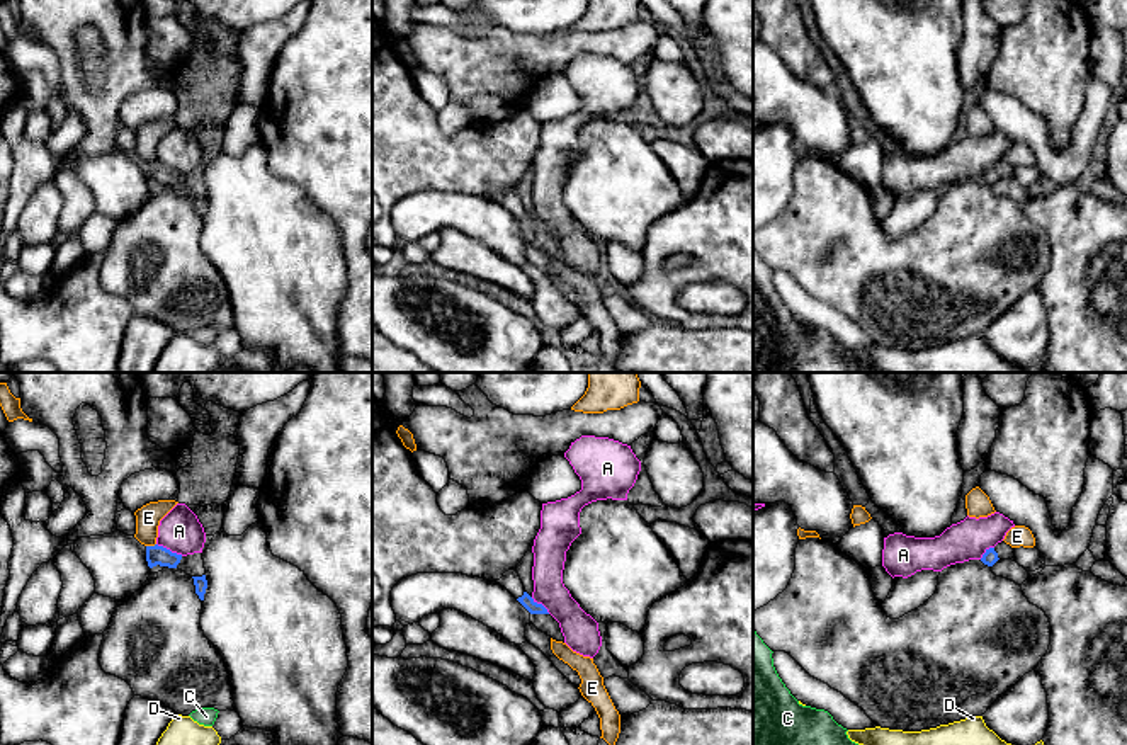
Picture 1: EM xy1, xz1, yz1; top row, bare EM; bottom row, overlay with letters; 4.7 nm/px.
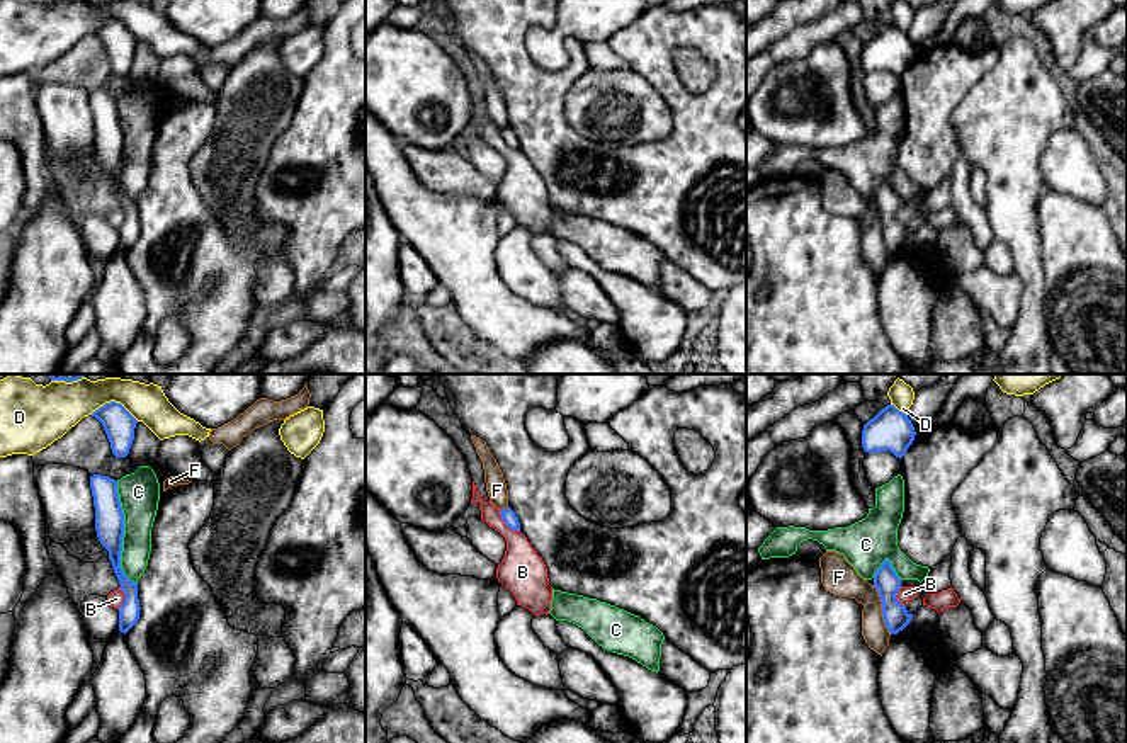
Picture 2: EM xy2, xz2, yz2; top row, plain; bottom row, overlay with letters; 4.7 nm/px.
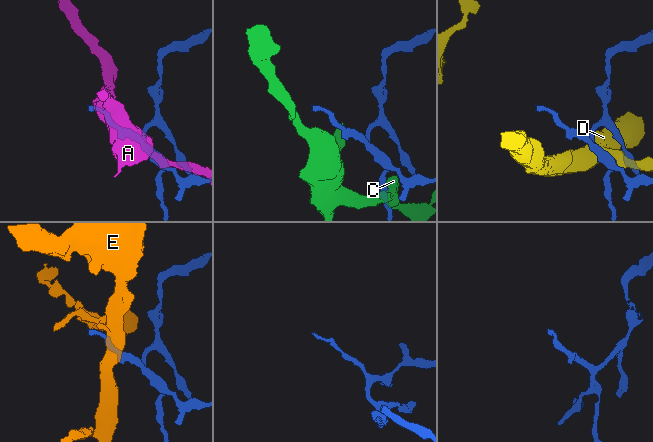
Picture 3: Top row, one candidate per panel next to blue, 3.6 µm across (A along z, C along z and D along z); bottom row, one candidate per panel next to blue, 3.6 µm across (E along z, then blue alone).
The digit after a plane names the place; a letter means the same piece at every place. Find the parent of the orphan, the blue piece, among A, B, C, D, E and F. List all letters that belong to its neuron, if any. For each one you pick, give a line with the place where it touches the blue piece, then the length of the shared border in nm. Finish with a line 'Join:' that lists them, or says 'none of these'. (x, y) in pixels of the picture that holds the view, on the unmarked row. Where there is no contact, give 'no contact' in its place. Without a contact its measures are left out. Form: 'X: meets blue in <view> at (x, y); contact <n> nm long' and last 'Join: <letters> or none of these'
Join: none of these

